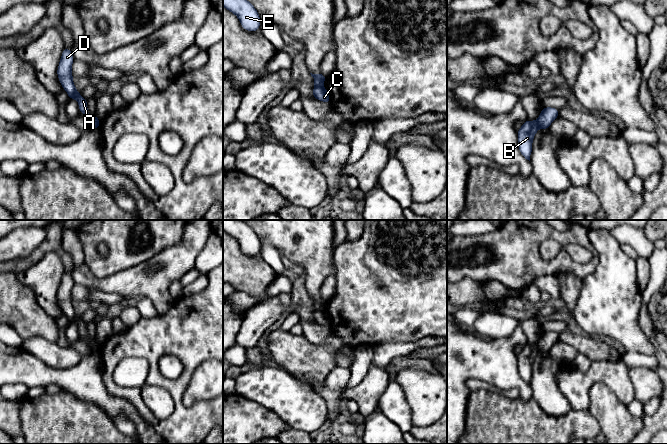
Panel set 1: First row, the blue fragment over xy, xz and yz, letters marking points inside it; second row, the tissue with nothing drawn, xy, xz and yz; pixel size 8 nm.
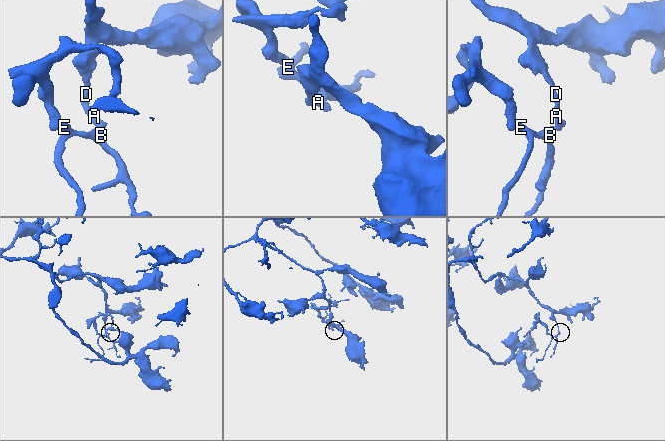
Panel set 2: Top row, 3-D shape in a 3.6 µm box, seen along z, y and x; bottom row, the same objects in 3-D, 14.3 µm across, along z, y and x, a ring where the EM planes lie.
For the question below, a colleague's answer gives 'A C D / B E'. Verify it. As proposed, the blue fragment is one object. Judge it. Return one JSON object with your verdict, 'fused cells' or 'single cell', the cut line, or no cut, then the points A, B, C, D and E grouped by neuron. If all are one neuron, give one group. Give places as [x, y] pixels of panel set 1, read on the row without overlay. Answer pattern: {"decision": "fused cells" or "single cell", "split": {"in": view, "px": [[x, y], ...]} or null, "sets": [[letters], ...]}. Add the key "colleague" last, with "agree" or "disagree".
{"decision": "fused cells", "split": {"in": "xz", "px": [[315, 309], [322, 310]]}, "sets": [["A", "C", "D"], ["B", "E"]], "colleague": "agree"}

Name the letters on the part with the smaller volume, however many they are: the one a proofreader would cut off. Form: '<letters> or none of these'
B, E

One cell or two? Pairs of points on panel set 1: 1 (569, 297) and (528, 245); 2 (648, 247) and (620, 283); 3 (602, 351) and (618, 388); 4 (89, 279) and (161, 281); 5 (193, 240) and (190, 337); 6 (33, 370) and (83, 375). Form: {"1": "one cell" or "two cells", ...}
{"1": "two cells", "2": "two cells", "3": "two cells", "4": "one cell", "5": "two cells", "6": "one cell"}

